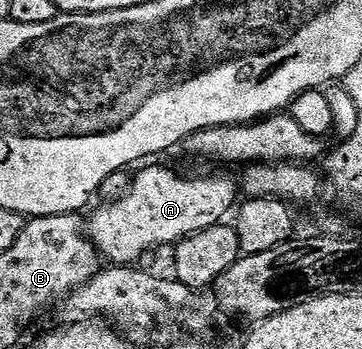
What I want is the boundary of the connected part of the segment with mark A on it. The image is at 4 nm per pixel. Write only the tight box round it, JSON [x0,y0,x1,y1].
[87,164,238,266]

